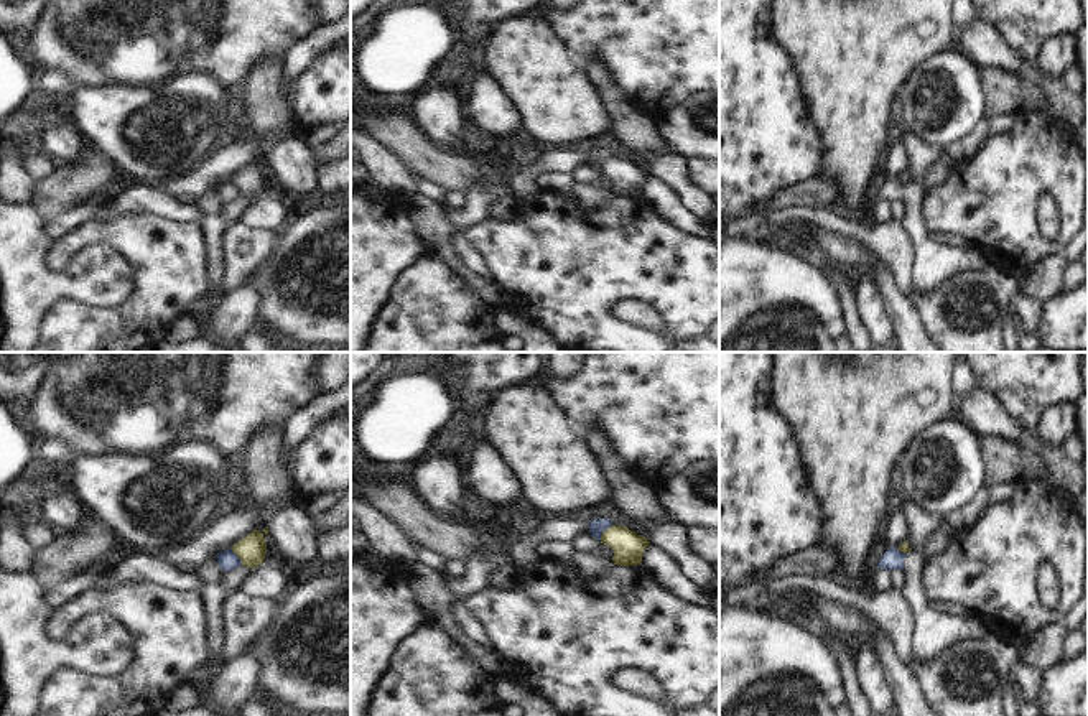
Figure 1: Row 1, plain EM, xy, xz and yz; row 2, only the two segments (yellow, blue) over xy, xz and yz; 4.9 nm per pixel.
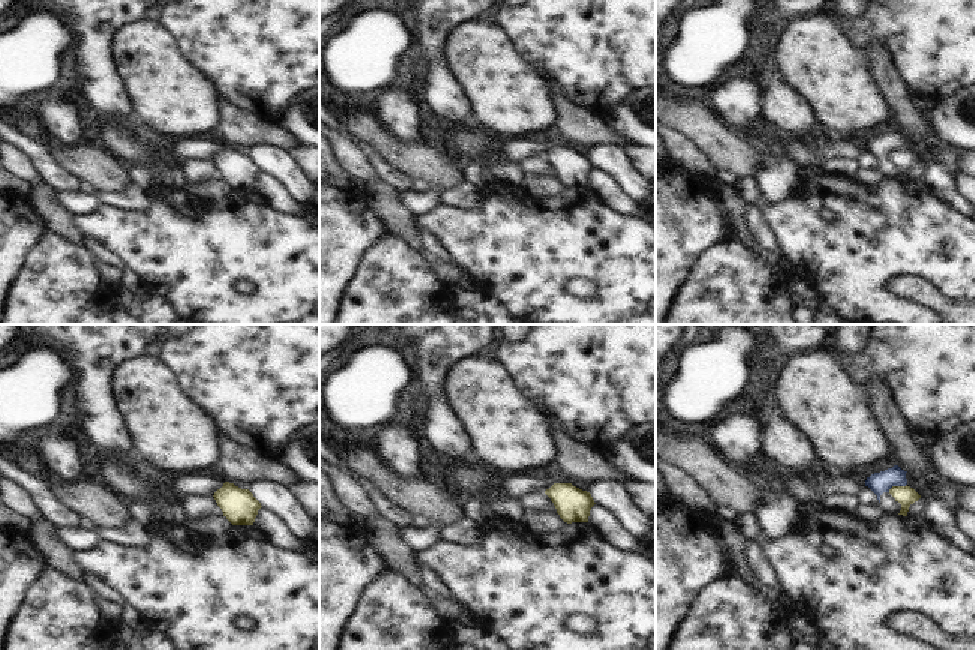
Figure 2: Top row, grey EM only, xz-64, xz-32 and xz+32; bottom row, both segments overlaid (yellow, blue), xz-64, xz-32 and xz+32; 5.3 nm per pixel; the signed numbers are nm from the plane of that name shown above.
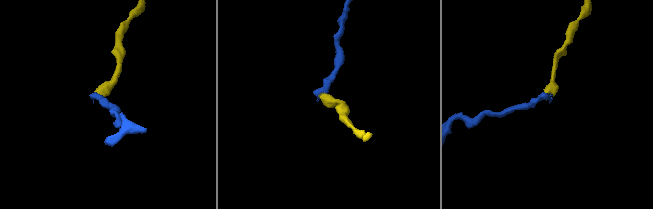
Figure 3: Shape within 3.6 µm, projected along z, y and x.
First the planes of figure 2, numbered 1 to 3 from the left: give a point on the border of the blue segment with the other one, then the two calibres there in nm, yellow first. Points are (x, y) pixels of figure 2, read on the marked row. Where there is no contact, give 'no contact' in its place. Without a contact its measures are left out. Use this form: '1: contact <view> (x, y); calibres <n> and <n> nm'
1: no contact
2: no contact
3: contact xz+32 (897, 487); calibres 110 and 110 nm

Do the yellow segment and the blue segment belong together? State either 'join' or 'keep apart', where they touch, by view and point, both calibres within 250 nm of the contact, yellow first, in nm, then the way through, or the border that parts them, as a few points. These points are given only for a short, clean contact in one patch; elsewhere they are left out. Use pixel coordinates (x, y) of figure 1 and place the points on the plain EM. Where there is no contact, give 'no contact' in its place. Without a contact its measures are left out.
keep apart; meets yellow in xz at (603, 163); 150 nm thick on the yellow side, 80 nm on the other; border along xz (613, 155), (603, 163), (599, 172)

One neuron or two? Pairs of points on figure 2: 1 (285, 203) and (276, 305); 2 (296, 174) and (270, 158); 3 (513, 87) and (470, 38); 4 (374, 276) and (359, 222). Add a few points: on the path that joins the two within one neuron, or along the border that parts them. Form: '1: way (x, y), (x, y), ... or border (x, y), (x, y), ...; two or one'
1: border (255, 191), (264, 203), (296, 215); two
2: way (290, 173), (276, 161); one
3: way (501, 75), (479, 50); one
4: border (389, 233), (368, 254), (359, 273), (350, 282); two

